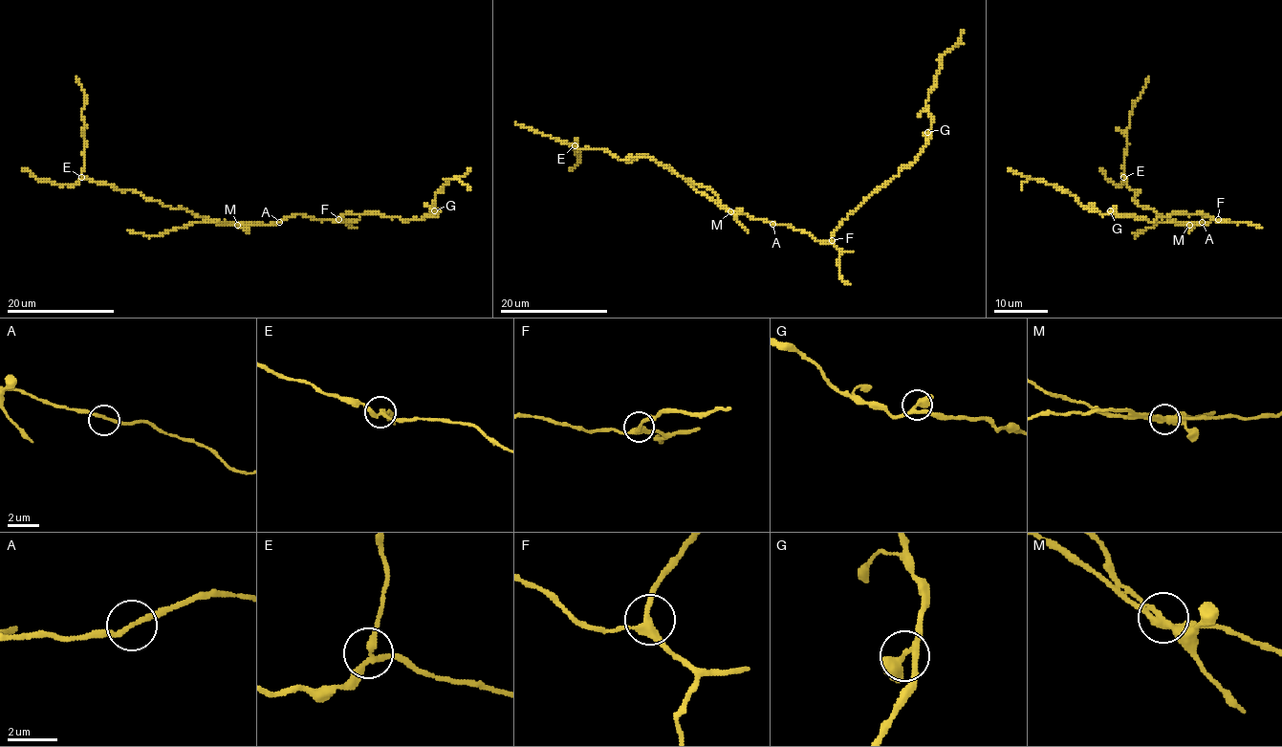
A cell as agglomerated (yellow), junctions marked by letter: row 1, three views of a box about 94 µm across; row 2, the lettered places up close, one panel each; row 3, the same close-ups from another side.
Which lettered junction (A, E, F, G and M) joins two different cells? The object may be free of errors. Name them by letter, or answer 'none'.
M

